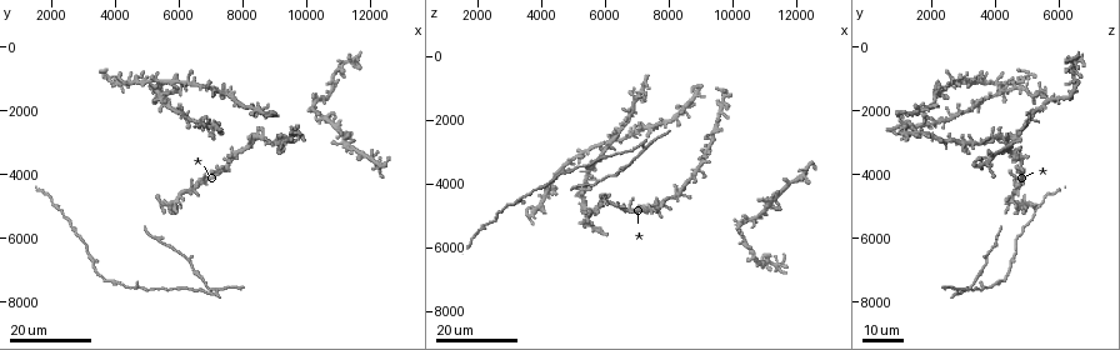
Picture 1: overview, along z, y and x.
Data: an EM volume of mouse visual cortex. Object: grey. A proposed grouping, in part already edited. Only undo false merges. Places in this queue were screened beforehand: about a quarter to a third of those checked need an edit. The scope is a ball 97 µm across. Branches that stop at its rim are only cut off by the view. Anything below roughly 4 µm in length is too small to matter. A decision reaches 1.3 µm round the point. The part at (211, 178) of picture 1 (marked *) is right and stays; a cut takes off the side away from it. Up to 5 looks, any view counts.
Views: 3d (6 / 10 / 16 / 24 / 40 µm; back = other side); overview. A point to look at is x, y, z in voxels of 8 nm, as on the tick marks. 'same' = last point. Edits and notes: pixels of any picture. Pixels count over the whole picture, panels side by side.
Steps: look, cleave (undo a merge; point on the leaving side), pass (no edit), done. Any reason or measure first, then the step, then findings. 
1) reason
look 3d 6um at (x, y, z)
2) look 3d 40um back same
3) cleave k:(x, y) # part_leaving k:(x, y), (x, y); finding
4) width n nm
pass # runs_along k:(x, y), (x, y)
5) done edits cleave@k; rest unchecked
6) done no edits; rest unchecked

look 3d 24um at (5800, 1300, 2800)

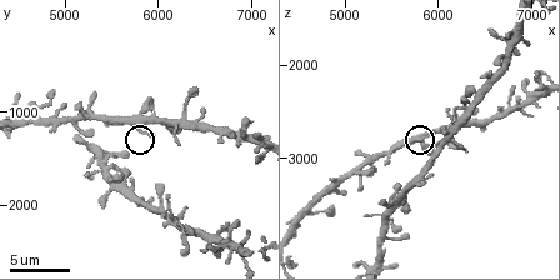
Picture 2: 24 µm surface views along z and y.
look 3d 6um at (5800, 1200, 2800)

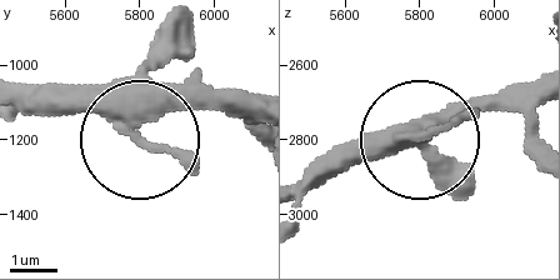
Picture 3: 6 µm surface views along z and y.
pass # runs_along 3:(254, 110), (171, 106), (123, 134), (44, 86); continuous, no second cell

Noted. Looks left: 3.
four-way junction
look 3d 24um at (5800, 4900, 4600)

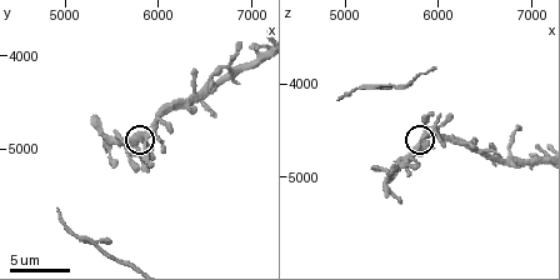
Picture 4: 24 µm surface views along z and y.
look 3d 6um at (5900, 4850, 4550)

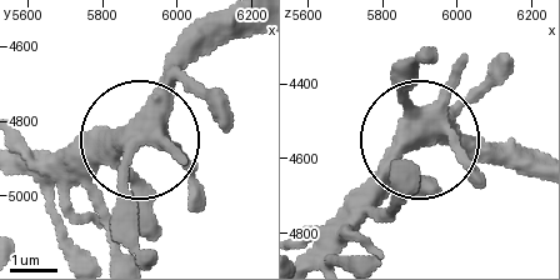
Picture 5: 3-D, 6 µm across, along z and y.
pass # runs_along 5:(509, 166), (414, 146), (310, 250); one cell here

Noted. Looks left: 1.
done no edits; rest unchecked

